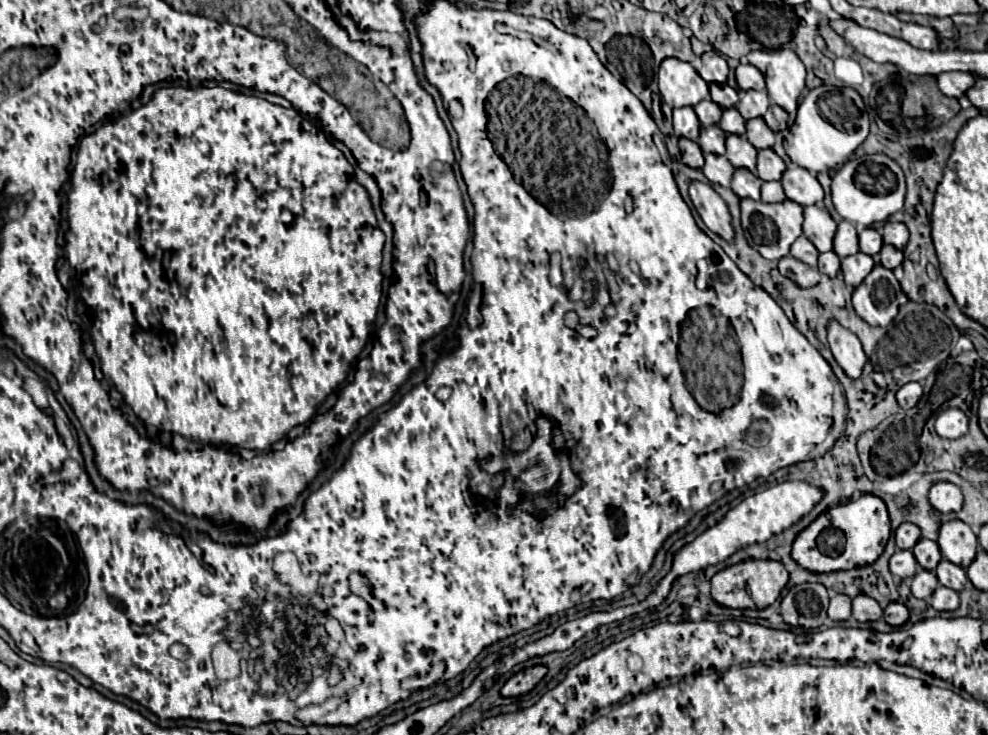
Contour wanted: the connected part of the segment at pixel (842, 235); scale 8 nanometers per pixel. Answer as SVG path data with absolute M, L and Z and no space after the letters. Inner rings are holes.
M841 221L837 225L837 233L833 237L833 251L843 259L849 255L855 255L859 251L859 241L857 241L857 231L849 221Z

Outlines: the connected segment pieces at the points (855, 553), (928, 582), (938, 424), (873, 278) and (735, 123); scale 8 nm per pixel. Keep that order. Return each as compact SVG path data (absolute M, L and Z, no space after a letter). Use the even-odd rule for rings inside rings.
M863 493L859 499L831 505L813 523L809 523L793 541L791 557L813 573L829 573L835 569L853 569L855 565L871 565L883 553L889 539L889 515L881 497Z
M919 569L915 575L913 575L913 581L911 581L911 593L917 597L917 599L929 599L931 593L937 589L939 581L935 577L933 571L927 571L927 569Z
M945 409L935 421L935 431L945 439L959 439L967 433L969 419L961 409Z
M875 265L875 269L853 291L853 307L869 325L889 325L899 309L899 281L891 269Z
M735 107L731 109L725 109L723 111L723 117L719 121L719 127L725 131L725 133L737 133L737 135L743 135L745 133L745 119L739 115L739 111Z

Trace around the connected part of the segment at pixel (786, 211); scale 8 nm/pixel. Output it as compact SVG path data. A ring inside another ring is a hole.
M741 199L741 227L743 227L745 239L765 259L777 261L781 257L789 255L791 243L801 235L801 223L803 223L803 207L799 203L793 203L789 199L785 199L781 203L763 203L763 201Z

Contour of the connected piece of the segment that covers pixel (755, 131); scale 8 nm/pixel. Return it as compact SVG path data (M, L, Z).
M761 117L747 121L747 139L755 145L755 149L767 149L775 143L775 133L765 125Z

